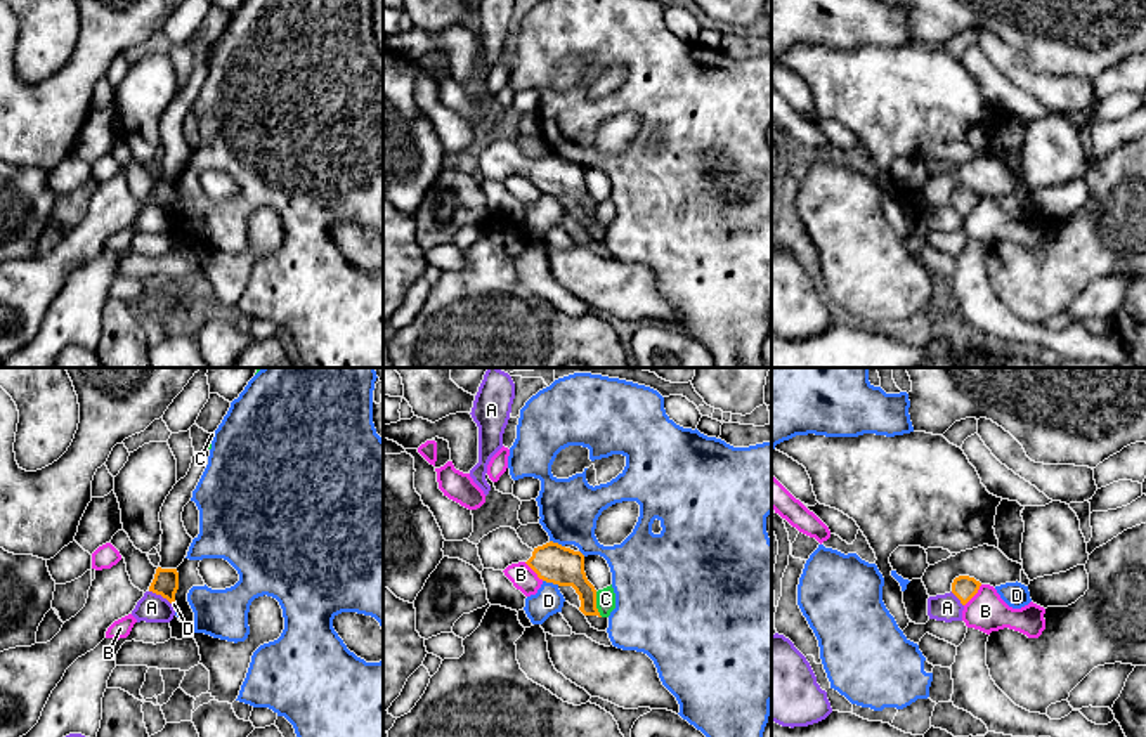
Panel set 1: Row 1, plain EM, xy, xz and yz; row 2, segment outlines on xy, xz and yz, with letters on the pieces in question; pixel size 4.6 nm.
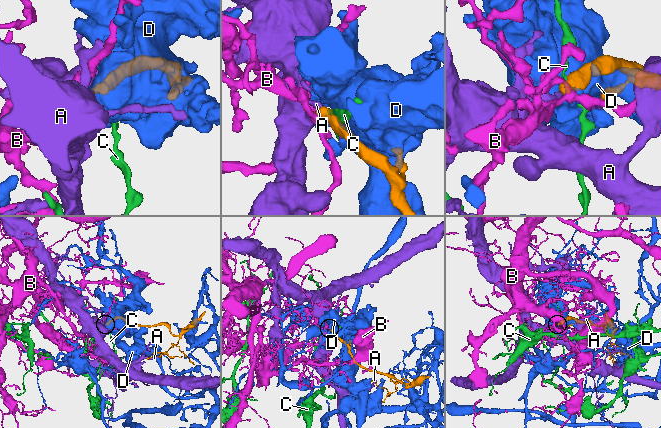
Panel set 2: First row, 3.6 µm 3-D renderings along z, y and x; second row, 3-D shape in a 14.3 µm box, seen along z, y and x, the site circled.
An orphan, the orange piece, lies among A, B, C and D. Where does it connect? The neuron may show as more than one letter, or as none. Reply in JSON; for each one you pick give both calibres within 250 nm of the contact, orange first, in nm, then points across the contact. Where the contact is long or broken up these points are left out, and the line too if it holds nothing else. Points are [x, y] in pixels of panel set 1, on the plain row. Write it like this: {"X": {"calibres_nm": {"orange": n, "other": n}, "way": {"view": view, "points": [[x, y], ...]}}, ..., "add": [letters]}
{"add": []}

